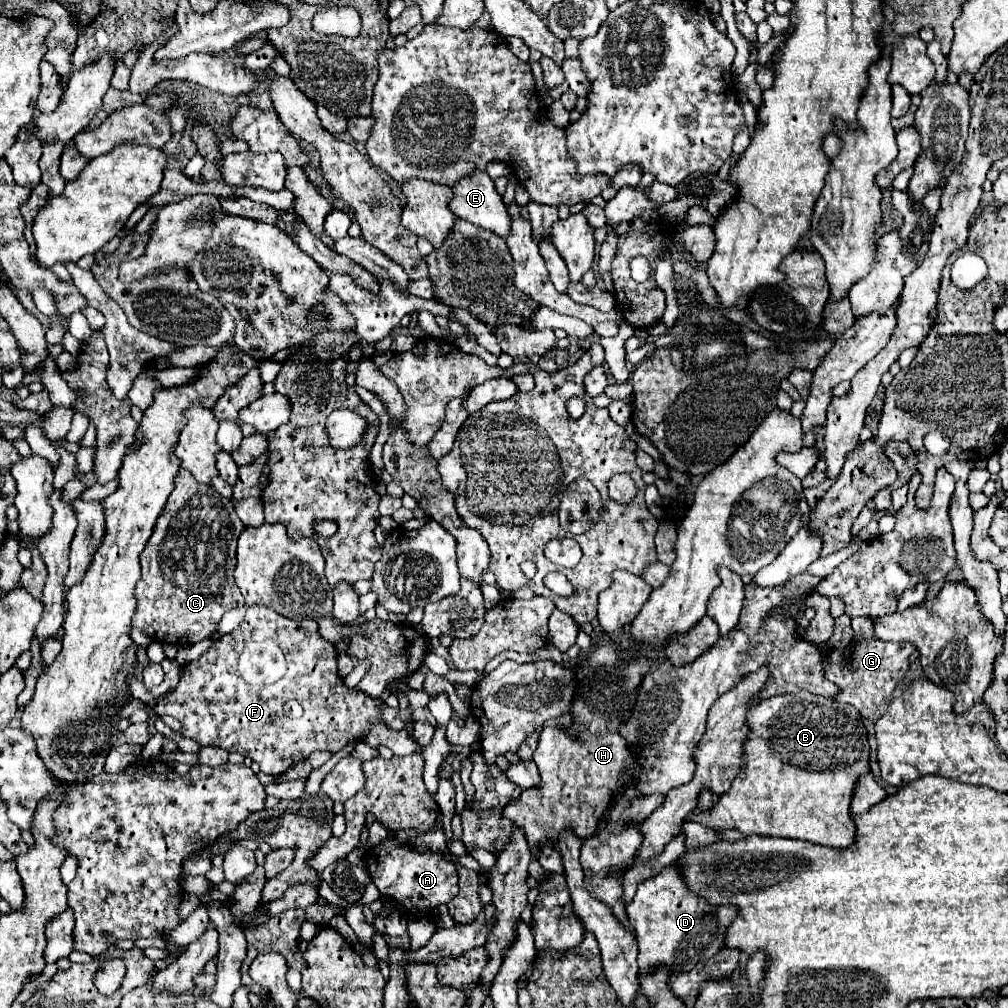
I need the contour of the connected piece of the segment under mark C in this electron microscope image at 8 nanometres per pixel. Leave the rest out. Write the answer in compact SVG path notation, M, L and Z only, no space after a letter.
M180 470L174 484L176 486L168 496L168 502L158 516L148 548L142 552L142 580L136 584L138 608L132 626L156 642L190 646L210 638L218 630L218 622L224 612L244 606L244 598L234 582L236 542L244 530L244 524L236 516L232 500L220 496L212 486L196 482L190 472Z

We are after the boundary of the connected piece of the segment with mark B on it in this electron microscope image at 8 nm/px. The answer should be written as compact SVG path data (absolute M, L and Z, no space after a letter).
M798 692L756 702L748 710L748 726L752 734L744 746L742 782L732 782L730 790L718 798L712 810L690 814L686 820L696 820L714 830L740 830L746 836L782 836L832 848L848 848L854 844L856 826L850 814L850 802L858 778L870 772L868 730L860 712L850 704Z

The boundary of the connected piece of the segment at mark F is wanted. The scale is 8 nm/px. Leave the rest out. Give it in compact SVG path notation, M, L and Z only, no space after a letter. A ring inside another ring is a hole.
M250 606L246 610L244 622L230 634L216 640L206 654L198 660L186 664L180 674L180 682L174 690L156 698L156 704L146 704L159 716L174 716L182 724L182 736L194 738L202 746L220 746L228 752L238 752L250 756L262 772L282 774L290 766L306 760L316 750L328 750L335 754L350 742L364 742L372 722L382 720L384 702L380 698L370 698L358 688L348 688L336 668L338 652L318 634L318 624L314 620L294 622L266 606ZM272 640L284 654L286 672L280 680L268 680L268 662L238 662L248 642L268 642ZM290 702L300 704L302 716L290 718L286 708Z

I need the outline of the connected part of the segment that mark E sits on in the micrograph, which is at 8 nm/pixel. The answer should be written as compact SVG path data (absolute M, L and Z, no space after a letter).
M476 170L472 176L462 178L454 186L450 210L458 218L470 220L474 226L488 228L500 238L508 238L510 234L512 218L502 202L502 196L496 192L496 186L486 172Z

